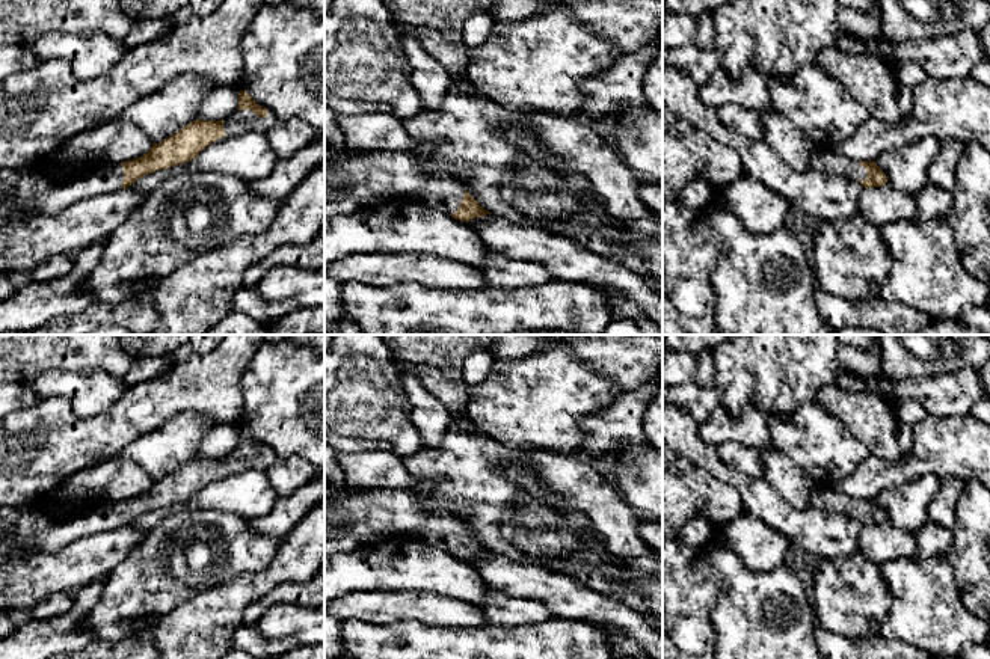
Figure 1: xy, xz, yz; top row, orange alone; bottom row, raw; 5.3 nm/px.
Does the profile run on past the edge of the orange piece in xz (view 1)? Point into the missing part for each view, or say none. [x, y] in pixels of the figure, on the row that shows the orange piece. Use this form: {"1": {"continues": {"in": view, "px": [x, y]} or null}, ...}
{"1": {"continues": {"in": "xz", "px": [352, 180]}}}

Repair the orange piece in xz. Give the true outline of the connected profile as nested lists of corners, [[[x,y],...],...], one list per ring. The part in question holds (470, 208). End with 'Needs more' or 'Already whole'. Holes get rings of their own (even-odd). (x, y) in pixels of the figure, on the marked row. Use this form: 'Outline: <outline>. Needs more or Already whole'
Outline: [[[324,143],[324,219],[353,213],[392,198],[442,210],[460,222],[492,214],[465,190],[457,178],[424,172],[412,151],[340,152]]]. Needs more

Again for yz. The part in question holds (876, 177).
Outline: [[[832,148],[815,149],[810,157],[810,167],[857,179],[865,189],[881,187],[887,182],[886,173],[875,161],[853,161],[836,154]]]. Needs more

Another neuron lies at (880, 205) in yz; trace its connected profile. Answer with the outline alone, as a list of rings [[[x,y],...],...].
[[[887,181],[881,187],[862,190],[859,213],[878,228],[899,220],[913,220],[916,214],[915,196],[893,189]]]

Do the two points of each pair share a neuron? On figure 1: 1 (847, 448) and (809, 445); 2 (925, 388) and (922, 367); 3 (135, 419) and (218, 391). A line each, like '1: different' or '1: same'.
1: same
2: different
3: same

